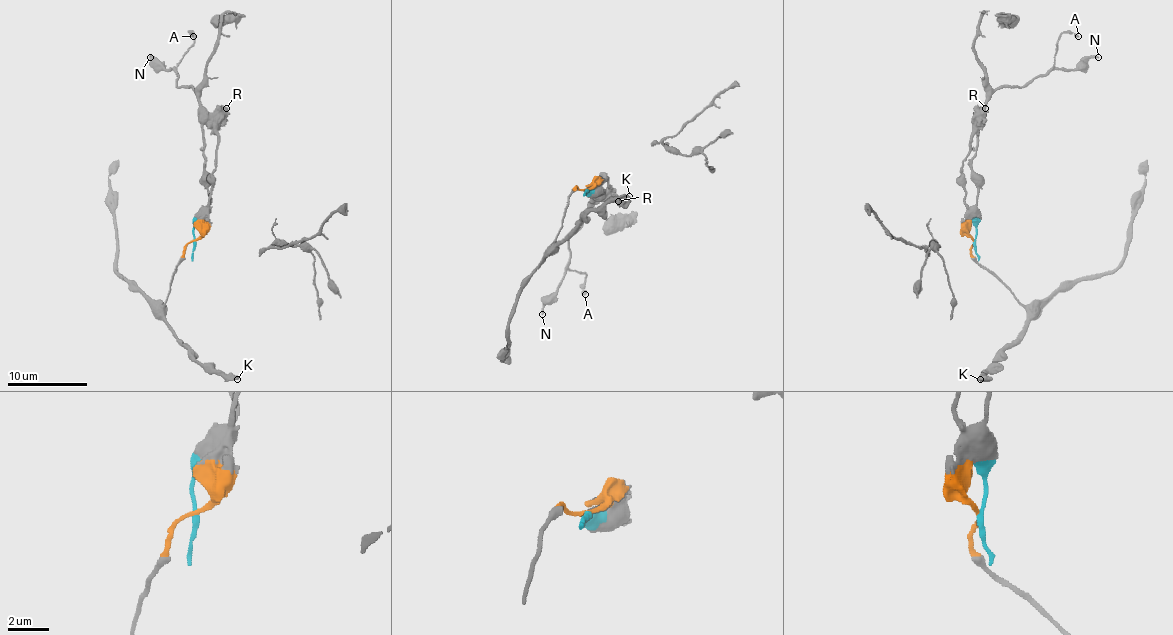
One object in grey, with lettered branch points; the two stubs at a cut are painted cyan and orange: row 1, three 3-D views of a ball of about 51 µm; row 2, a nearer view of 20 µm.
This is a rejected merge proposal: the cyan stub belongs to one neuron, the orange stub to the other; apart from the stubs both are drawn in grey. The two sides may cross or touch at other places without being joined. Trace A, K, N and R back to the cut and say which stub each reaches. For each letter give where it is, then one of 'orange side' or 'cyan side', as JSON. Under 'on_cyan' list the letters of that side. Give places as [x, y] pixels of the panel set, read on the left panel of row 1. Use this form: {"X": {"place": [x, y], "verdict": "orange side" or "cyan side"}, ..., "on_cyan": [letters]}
{"A": {"place": [193, 36], "verdict": "cyan side"}, "K": {"place": [237, 379], "verdict": "orange side"}, "N": {"place": [150, 57], "verdict": "cyan side"}, "R": {"place": [226, 108], "verdict": "orange side"}, "on_cyan": ["A", "N"]}

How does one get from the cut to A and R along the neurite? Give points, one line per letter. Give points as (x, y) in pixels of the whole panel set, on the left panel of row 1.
A: (195, 240), (193, 220), (209, 205), (203, 109), (191, 87), (177, 85), (177, 66), (193, 36)
R: (195, 240), (201, 234), (201, 216), (209, 203), (217, 149), (217, 119), (227, 107)

